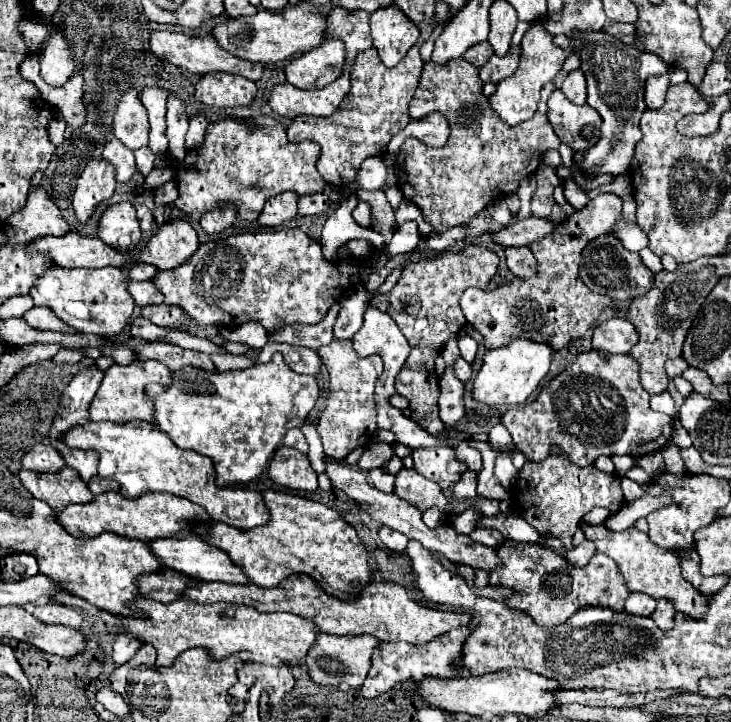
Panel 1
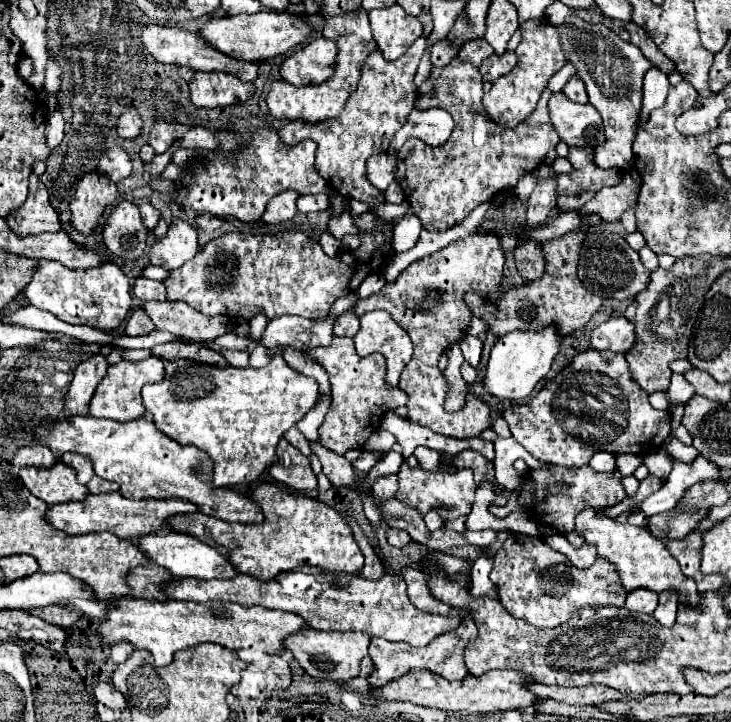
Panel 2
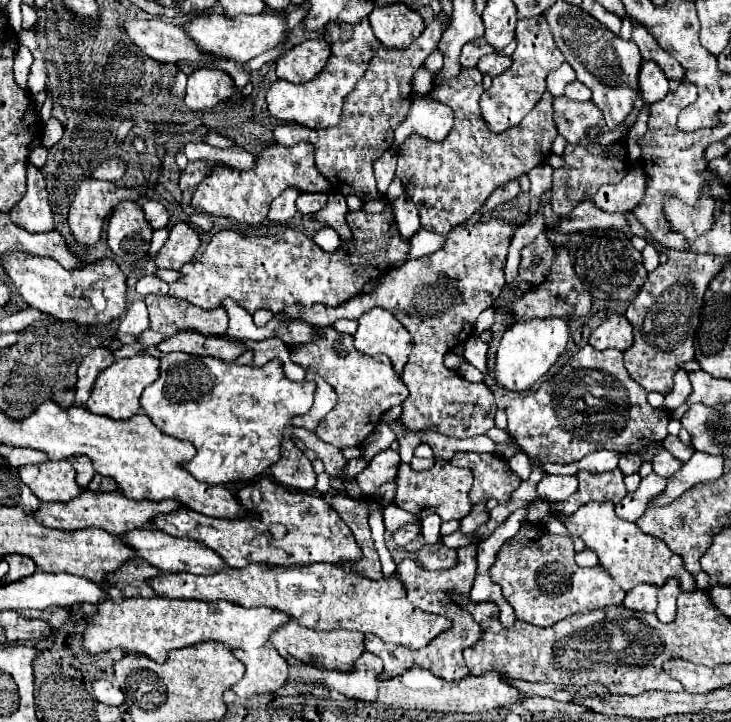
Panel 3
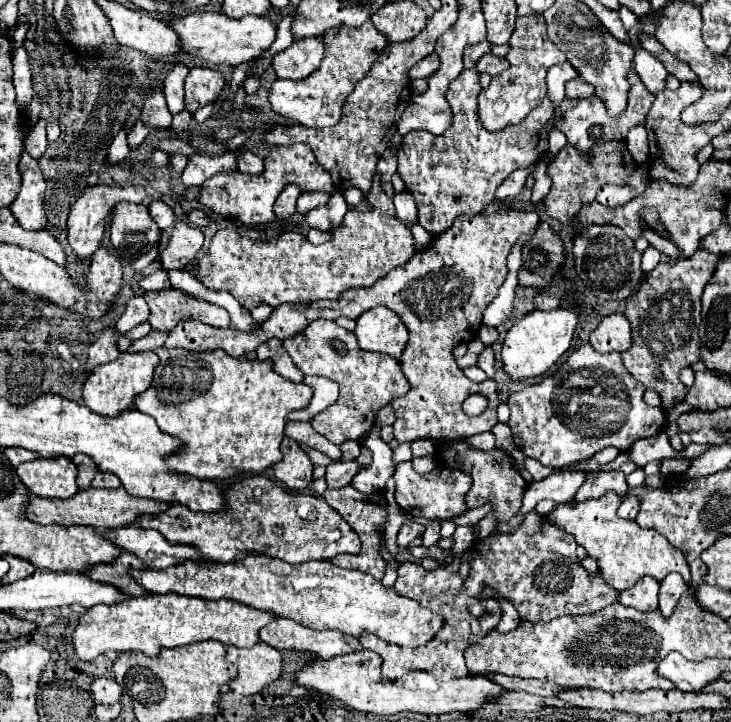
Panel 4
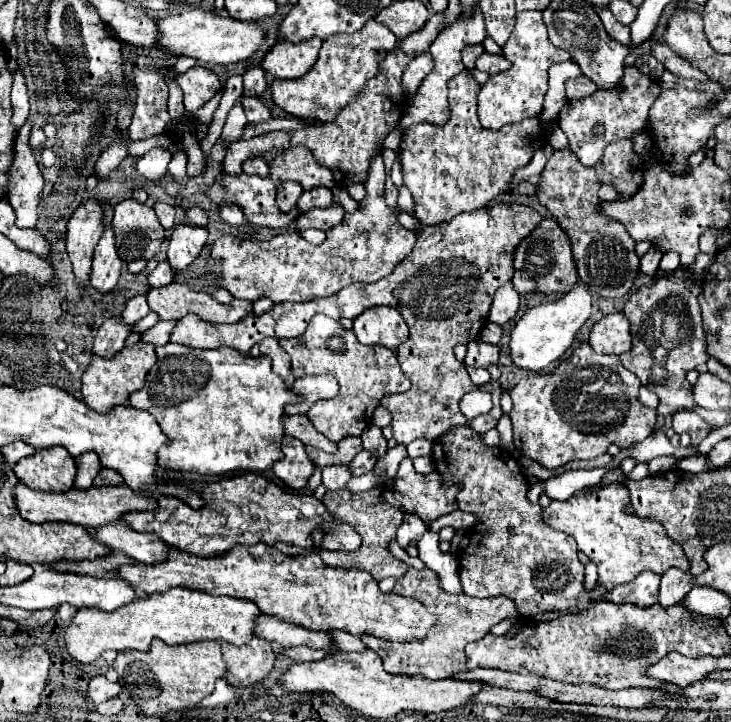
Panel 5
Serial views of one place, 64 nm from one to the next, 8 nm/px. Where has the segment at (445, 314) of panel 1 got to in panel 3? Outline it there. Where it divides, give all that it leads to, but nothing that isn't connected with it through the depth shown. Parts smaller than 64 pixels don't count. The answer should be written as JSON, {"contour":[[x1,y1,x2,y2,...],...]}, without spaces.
{"contour":[[492,218,474,226,458,224,446,234,446,242,434,254,408,260,400,268,386,272,378,286,368,294,356,294,338,306,312,304,288,306,284,316,302,320,310,326,332,326,340,318,358,320,364,312,380,306,392,312,412,336,412,352,402,370,402,380,410,394,402,402,400,426,406,432,440,432,452,438,470,438,486,434,494,426,496,402,492,388,486,384,474,386,458,372,444,366,444,356,458,344,472,338,476,318,486,310,504,288,506,254,518,222]]}

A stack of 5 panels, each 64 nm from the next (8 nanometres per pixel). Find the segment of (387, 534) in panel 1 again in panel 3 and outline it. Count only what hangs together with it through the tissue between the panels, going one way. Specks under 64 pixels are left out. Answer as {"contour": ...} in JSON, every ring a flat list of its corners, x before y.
{"contour":[[406,524,406,526,402,526,396,534,394,534,394,542,398,544,398,546,406,546,408,542,412,542,414,538,418,538,420,536,420,526,418,524]]}

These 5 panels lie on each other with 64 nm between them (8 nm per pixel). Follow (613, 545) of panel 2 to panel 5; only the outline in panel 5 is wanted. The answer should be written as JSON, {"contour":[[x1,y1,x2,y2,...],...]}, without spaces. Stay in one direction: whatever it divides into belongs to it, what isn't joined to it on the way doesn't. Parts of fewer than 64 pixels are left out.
{"contour":[[624,484,600,486,596,492,590,488,578,490,568,500,552,500,550,506,542,510,542,520,568,536,578,544,578,550,584,552,598,566,598,584,604,590,626,584,634,580,642,570,654,570,664,574,670,566,678,566,688,572,690,564,680,548,664,530,664,526,654,518,640,518,634,512,626,512,630,506,630,494]]}

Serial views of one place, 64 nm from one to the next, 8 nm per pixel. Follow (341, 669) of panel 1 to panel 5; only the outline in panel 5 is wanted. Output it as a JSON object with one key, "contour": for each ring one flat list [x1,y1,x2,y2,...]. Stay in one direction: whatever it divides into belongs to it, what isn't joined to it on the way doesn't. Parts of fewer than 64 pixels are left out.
{"contour":[[260,614,254,620,254,634,264,640,276,640,282,648,310,646,310,648,330,648,330,636,326,632,312,632,284,620,276,620,274,616]]}

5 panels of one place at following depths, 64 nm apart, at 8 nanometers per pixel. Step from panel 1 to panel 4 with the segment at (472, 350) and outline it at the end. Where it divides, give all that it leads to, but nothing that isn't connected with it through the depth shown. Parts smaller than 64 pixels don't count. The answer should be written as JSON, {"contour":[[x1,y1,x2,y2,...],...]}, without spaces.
{"contour":[[486,346,486,350,480,354,480,362,478,366,488,374,488,378,494,378,496,376,496,368,494,368,496,360,494,360,494,354,492,354,492,348]]}

